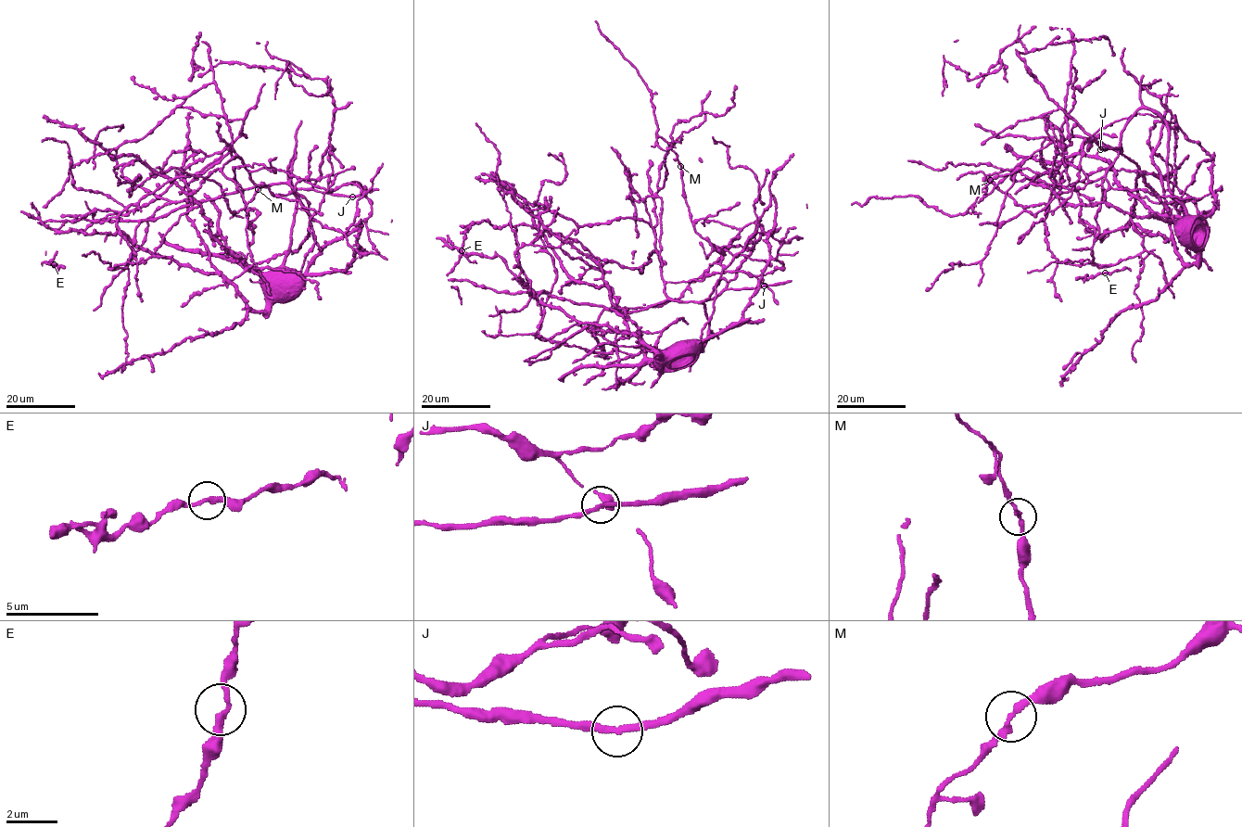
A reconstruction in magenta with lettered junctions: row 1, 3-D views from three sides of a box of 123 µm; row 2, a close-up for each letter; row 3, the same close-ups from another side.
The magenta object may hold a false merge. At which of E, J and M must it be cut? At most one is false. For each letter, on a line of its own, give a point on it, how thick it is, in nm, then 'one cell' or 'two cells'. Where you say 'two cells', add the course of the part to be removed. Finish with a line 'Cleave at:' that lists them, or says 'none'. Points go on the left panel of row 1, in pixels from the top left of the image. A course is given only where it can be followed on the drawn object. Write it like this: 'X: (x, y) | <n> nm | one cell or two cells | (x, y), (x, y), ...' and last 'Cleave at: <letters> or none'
E: (54, 264) | 240 nm | one cell
J: (352, 197) | 200 nm | one cell
M: (258, 189) | 220 nm | two cells | (257, 189), (246, 207), (233, 212), (216, 182), (170, 168), (162, 172), (156, 168)
Cleave at: M

